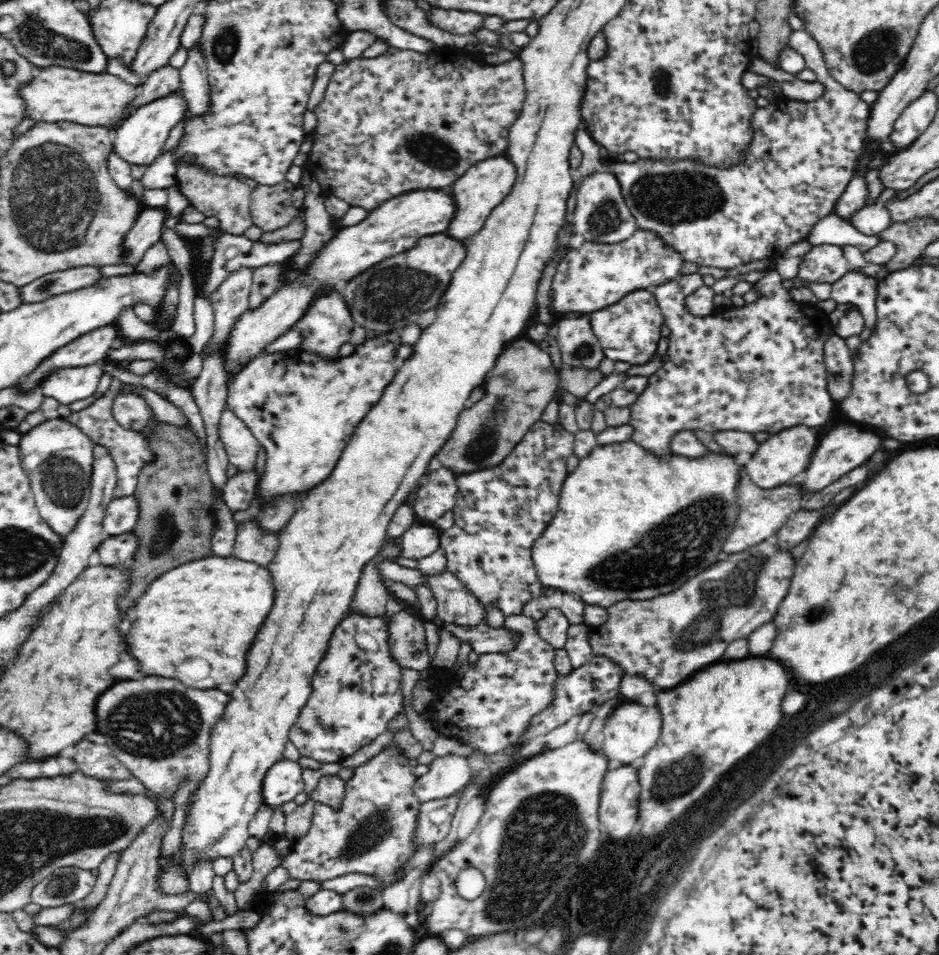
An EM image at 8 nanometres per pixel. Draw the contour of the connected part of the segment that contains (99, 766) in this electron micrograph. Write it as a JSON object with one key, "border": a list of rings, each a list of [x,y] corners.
{"border":[[[81,741],[74,746],[72,759],[83,776],[99,782],[130,780],[134,778],[106,744]]]}

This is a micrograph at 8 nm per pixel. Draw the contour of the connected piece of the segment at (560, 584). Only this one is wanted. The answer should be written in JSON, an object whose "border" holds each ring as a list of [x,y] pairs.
{"border":[[[633,440],[596,445],[588,457],[579,460],[577,468],[565,478],[562,490],[559,494],[558,512],[550,521],[547,529],[534,541],[532,558],[541,584],[577,594],[587,605],[596,605],[605,609],[616,602],[631,598],[632,600],[650,600],[660,594],[670,594],[682,586],[682,582],[688,582],[696,574],[715,565],[724,556],[722,547],[724,541],[733,533],[735,524],[740,516],[738,504],[739,484],[741,470],[744,466],[736,463],[735,455],[726,452],[709,451],[700,458],[688,458],[678,454],[664,454],[658,456],[650,452],[645,446],[640,446]]]}

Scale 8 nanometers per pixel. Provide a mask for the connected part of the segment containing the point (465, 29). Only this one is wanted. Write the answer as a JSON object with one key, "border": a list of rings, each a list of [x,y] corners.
{"border":[[[432,7],[428,18],[434,26],[452,32],[452,34],[474,34],[484,26],[484,15],[474,12],[458,12],[458,10],[442,10]]]}

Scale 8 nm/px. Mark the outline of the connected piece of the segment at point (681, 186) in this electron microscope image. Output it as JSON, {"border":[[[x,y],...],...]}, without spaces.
{"border":[[[801,29],[794,30],[790,36],[789,45],[801,52],[801,55],[805,58],[807,67],[815,72],[817,81],[824,85],[824,94],[818,100],[812,102],[780,98],[779,100],[770,102],[766,107],[758,107],[753,114],[753,137],[751,145],[741,163],[738,163],[730,169],[722,169],[704,165],[704,163],[698,163],[698,161],[690,161],[690,159],[656,161],[654,159],[638,158],[638,160],[633,163],[614,161],[608,165],[608,171],[614,174],[614,177],[618,179],[622,197],[624,197],[626,206],[630,209],[632,216],[635,218],[638,228],[650,230],[660,235],[662,240],[666,240],[666,244],[676,249],[676,251],[682,255],[684,261],[694,262],[698,267],[712,267],[730,271],[738,266],[745,266],[755,261],[773,258],[775,255],[787,250],[790,246],[801,242],[801,240],[808,239],[813,226],[821,218],[833,212],[835,203],[845,191],[849,182],[853,179],[855,164],[859,162],[859,156],[862,155],[863,144],[866,143],[867,140],[867,121],[870,118],[871,104],[864,102],[864,100],[860,98],[859,93],[848,90],[845,86],[842,86],[842,83],[838,82],[833,75],[830,74],[824,53],[812,33]]]}

